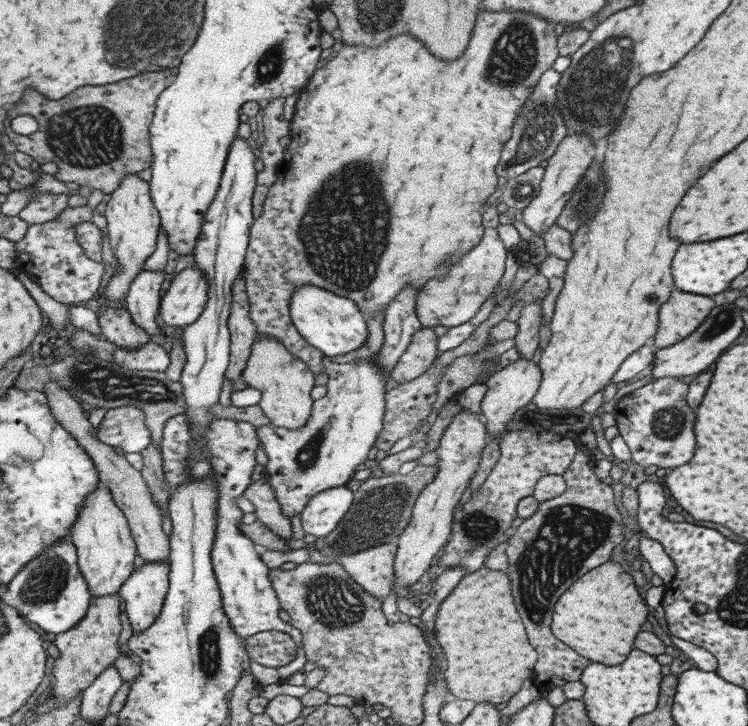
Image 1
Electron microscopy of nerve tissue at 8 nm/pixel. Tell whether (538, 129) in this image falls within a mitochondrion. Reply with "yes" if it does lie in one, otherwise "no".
yes

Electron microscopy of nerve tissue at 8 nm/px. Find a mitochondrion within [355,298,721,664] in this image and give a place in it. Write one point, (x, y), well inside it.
(569, 533)

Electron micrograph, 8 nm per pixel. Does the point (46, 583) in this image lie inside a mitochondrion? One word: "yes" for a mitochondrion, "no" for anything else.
yes

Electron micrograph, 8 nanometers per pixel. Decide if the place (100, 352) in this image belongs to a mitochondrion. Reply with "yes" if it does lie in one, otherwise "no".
yes

